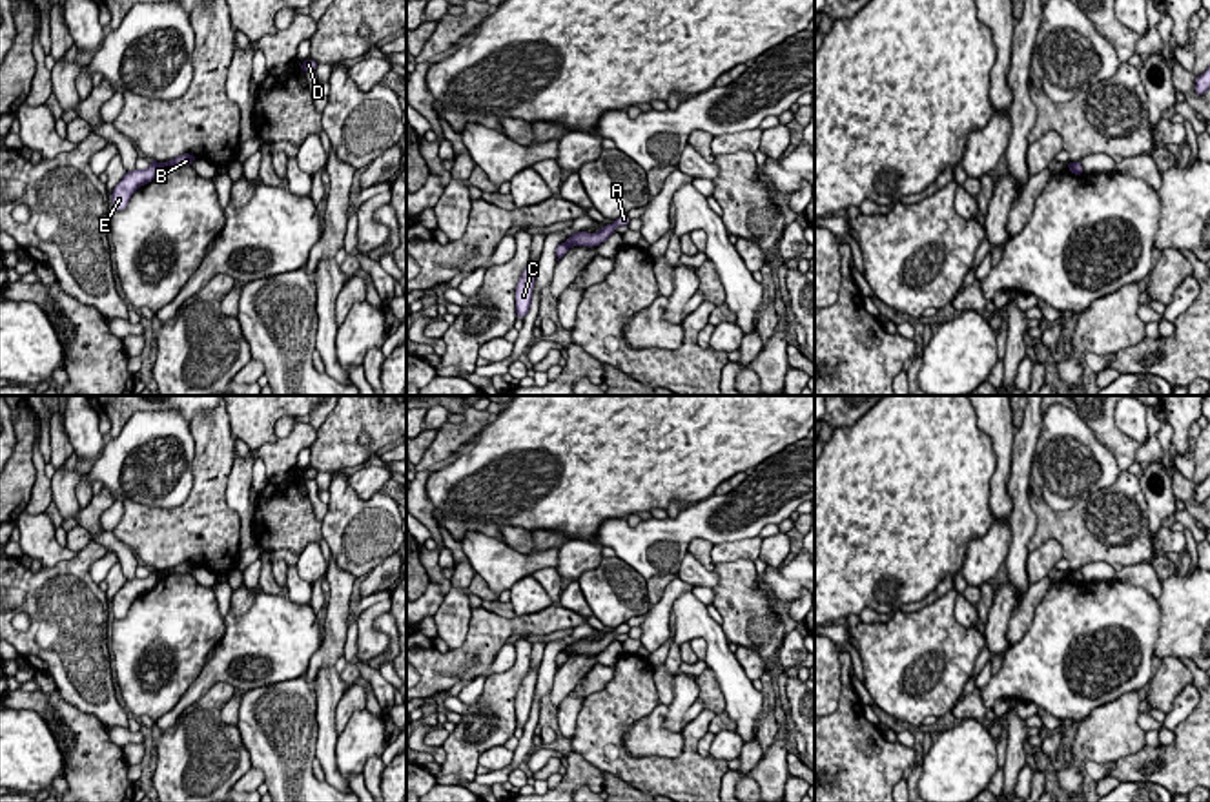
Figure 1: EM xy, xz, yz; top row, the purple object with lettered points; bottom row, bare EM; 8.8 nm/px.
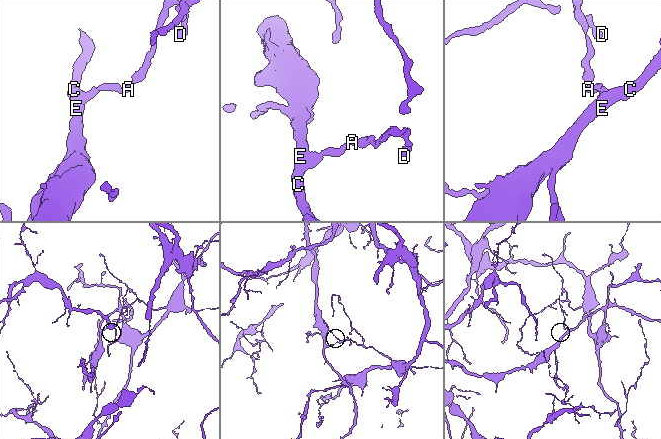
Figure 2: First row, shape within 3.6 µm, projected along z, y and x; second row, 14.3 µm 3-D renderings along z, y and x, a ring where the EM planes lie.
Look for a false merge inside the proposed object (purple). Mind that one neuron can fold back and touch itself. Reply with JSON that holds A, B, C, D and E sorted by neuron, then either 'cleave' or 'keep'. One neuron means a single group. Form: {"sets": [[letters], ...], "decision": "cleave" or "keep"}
{"sets": [["A", "B", "D"], ["C", "E"]], "decision": "cleave"}

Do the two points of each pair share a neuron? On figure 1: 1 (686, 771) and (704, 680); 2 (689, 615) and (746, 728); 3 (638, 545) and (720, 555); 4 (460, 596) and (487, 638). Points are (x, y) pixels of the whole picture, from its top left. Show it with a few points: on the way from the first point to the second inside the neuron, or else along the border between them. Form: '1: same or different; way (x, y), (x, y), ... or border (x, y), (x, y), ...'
1: different; border (706, 708), (715, 715)
2: same; way (717, 642), (718, 658), (742, 700)
3: different; border (757, 534), (746, 540), (715, 544)
4: different; border (472, 611), (465, 640), (458, 647), (449, 649)

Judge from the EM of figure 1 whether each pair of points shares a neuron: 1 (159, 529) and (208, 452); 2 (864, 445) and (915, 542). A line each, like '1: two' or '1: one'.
1: one
2: one

